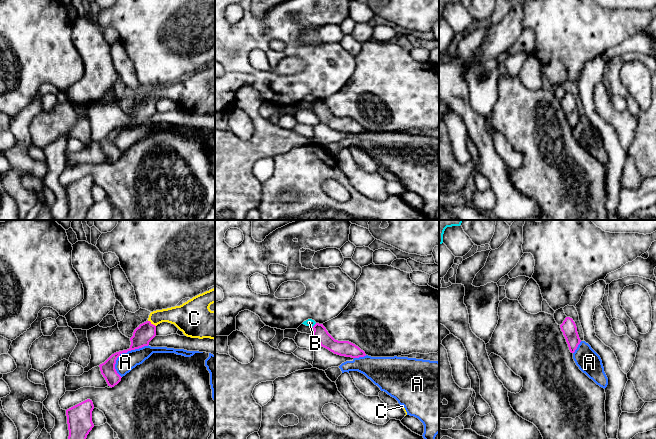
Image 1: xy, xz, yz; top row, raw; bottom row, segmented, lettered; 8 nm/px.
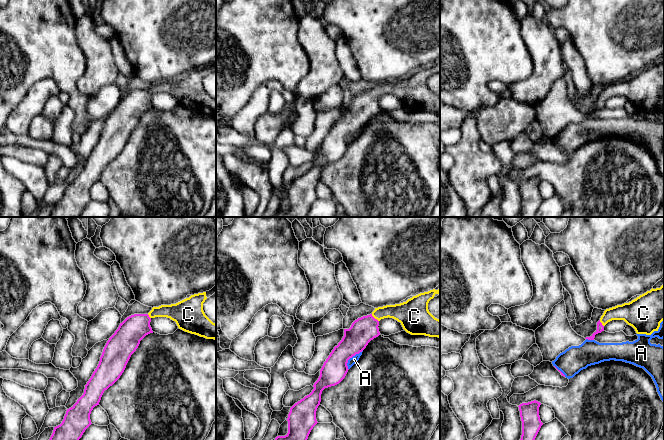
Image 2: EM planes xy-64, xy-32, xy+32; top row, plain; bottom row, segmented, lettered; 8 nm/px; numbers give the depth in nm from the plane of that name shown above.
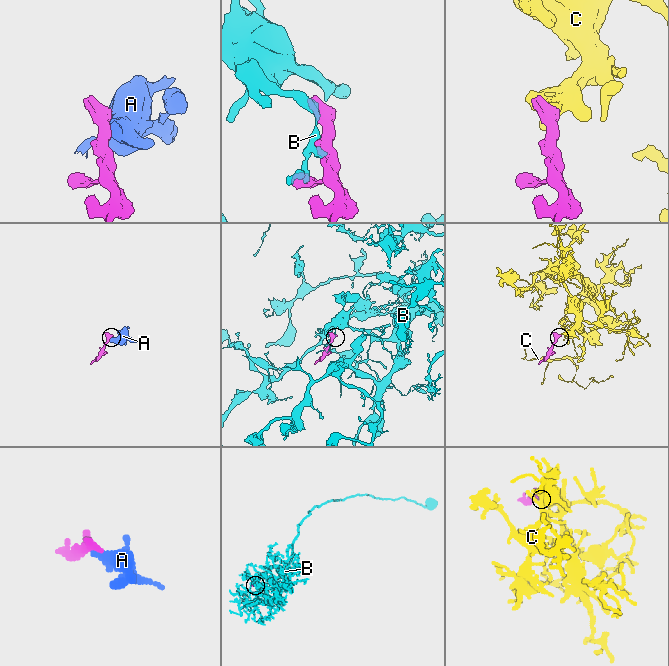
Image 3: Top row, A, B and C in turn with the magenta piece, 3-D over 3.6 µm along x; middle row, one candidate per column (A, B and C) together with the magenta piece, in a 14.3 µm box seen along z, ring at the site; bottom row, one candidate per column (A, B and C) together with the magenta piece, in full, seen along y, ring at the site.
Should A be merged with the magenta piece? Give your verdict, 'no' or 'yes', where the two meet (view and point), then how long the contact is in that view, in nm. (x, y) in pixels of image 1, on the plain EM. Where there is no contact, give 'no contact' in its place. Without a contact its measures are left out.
no | xy (123, 128) | 340 nm

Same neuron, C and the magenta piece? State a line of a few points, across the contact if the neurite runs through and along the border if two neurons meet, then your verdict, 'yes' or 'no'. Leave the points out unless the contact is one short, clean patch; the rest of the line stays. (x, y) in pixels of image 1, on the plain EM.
line xy (142, 111), (152, 100), (160, 92), (182, 92); yes

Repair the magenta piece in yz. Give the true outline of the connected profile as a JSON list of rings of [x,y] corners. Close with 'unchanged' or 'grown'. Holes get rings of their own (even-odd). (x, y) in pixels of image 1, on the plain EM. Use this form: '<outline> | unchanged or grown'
[[[566,93],[560,101],[560,104],[566,115],[570,128],[574,129],[581,118],[575,98],[572,94]]] | unchanged

